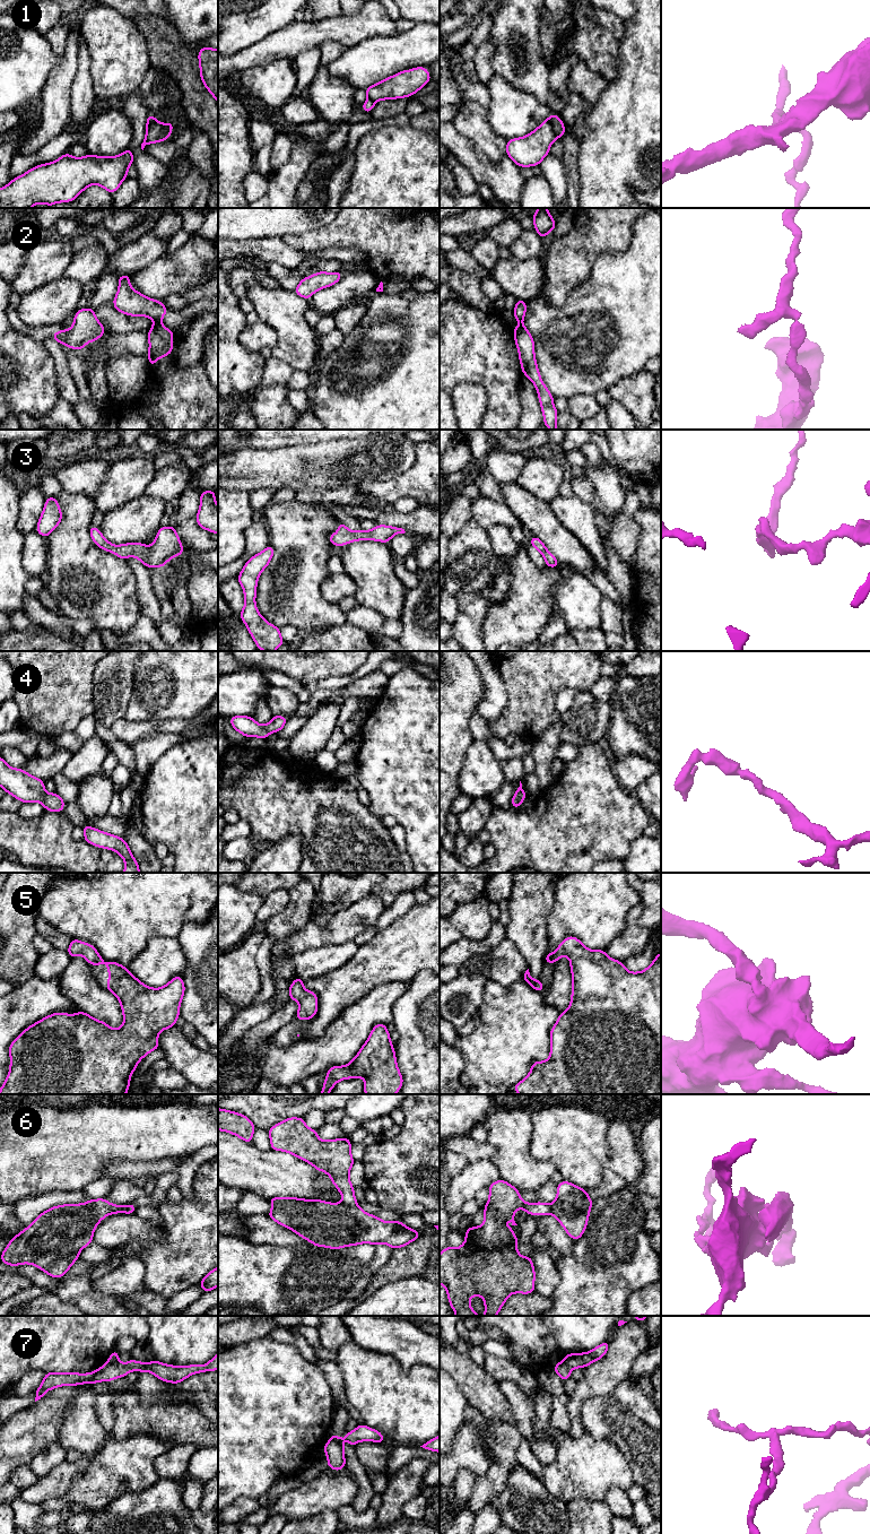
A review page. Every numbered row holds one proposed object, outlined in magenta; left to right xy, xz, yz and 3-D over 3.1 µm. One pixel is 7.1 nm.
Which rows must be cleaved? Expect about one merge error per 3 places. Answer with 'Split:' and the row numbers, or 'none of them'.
Split: 1, 2, 6, 7

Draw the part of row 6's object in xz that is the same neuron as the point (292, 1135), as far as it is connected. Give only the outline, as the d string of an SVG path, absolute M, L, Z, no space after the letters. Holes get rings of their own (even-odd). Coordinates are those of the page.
M290 1117L268 1129L271 1150L284 1151L328 1173L332 1184L341 1193L343 1204L357 1206L349 1171L355 1163L351 1142L342 1137L321 1141L316 1129L306 1126L304 1118Z

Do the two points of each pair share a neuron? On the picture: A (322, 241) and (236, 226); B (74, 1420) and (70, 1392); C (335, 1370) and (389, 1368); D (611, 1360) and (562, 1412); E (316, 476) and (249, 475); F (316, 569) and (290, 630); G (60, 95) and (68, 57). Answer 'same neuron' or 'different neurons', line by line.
A: different neurons
B: different neurons
C: different neurons
D: different neurons
E: same neuron
F: different neurons
G: same neuron

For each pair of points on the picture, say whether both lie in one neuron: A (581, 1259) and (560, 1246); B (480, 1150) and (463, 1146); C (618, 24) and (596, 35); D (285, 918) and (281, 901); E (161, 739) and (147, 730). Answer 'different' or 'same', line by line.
A: different
B: same
C: different
D: different
E: different

